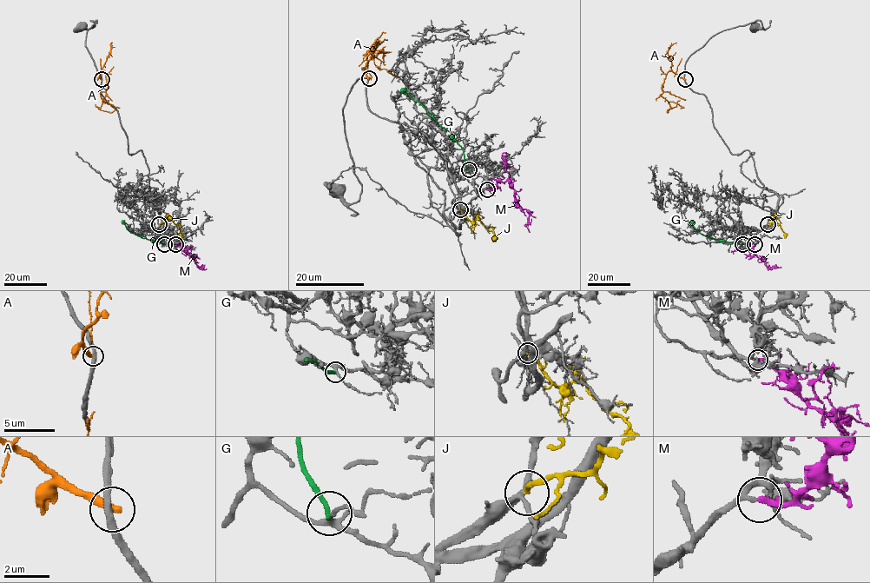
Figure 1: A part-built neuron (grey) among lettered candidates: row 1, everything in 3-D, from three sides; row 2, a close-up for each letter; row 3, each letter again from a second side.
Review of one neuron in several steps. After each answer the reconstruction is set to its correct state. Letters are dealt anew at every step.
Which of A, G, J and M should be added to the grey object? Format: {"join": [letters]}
{"join": ["M"]}

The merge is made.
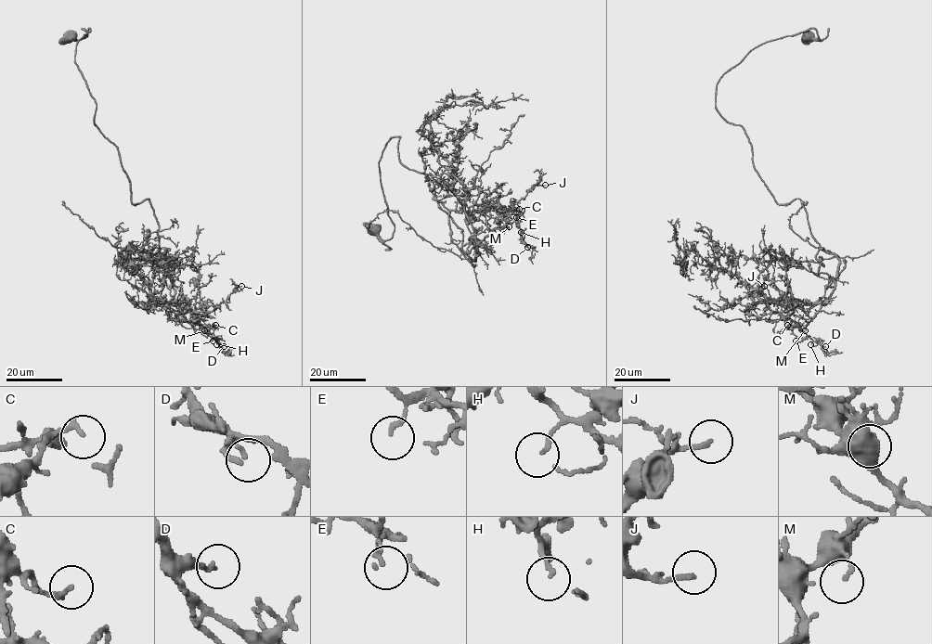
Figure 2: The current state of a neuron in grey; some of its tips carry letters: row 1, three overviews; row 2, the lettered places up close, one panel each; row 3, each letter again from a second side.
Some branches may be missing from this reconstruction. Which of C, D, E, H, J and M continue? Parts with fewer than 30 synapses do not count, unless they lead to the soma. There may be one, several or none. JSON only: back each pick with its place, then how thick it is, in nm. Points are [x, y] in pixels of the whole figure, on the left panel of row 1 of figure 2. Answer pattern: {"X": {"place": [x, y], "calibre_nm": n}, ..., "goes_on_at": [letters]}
{"J": {"place": [241, 286], "calibre_nm": 160}, "goes_on_at": ["J"]}

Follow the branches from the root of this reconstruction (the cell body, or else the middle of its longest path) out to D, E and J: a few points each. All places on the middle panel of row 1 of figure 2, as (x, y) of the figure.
D: (373, 230), (393, 235), (379, 160), (400, 136), (399, 160), (432, 182), (467, 255), (512, 221), (527, 247)
E: (373, 230), (384, 240), (393, 235), (379, 160), (398, 136), (399, 160), (432, 182), (472, 259), (516, 217)
J: (373, 230), (388, 240), (394, 229), (379, 166), (392, 137), (473, 260), (475, 236), (545, 185)

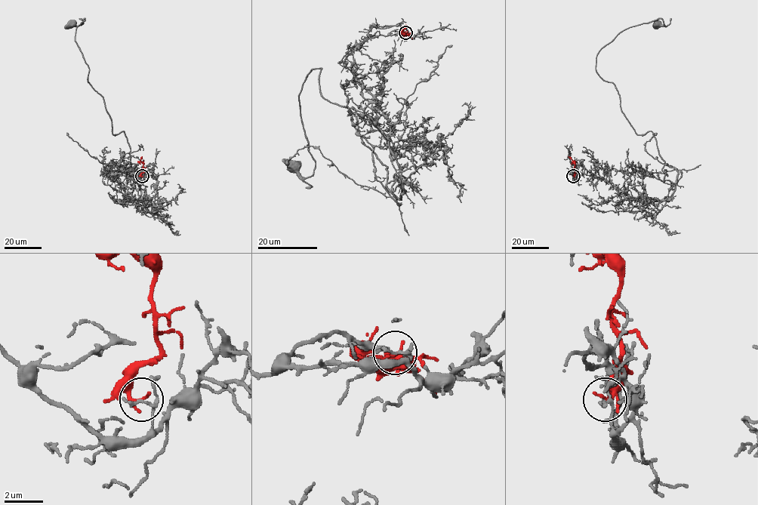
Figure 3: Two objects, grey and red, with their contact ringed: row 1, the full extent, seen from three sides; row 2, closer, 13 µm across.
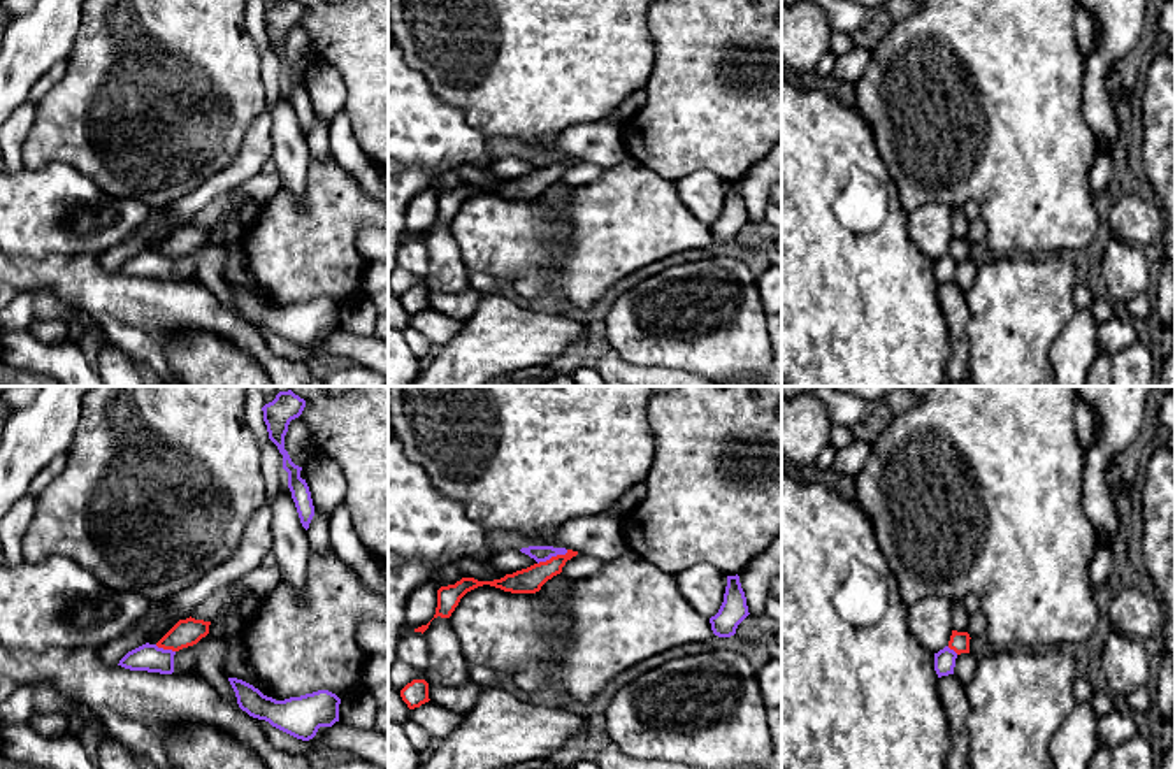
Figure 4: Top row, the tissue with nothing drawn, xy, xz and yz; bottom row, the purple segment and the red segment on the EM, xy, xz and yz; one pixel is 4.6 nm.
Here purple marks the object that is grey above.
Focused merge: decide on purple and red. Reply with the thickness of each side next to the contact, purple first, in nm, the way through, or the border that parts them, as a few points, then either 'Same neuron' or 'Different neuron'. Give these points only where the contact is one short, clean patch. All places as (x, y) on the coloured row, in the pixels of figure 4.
Thickness 80 nm (purple) against 120 nm. Boundary: xz (568, 550), (538, 564). Different neuron

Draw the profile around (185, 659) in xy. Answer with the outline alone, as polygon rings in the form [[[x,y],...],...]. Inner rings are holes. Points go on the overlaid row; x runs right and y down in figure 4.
[[[197,644],[176,651],[172,674],[184,676],[195,671],[195,660],[197,660],[195,648]]]

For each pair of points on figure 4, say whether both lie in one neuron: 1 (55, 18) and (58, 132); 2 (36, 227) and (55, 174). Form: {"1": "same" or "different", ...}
{"1": "different", "2": "same"}

